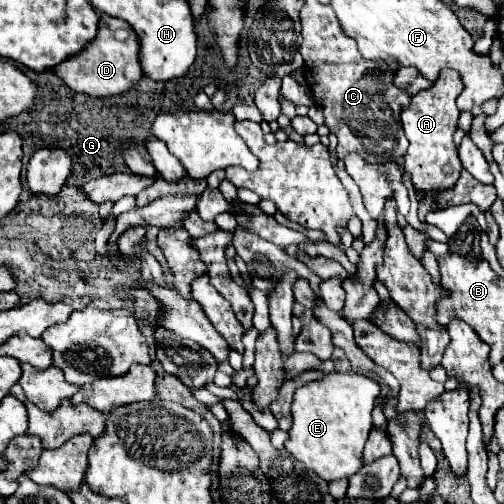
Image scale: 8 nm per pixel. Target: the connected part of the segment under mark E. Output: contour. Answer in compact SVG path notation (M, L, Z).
M328 373L324 379L298 387L292 401L292 427L286 449L324 481L350 477L362 467L362 449L372 429L370 413L378 393L380 385L360 373Z

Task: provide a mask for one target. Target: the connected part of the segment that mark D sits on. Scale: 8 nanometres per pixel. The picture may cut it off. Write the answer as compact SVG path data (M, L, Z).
M100 15L96 39L76 57L56 65L54 71L76 93L86 93L90 97L114 97L126 93L144 77L138 53L140 53L140 39L136 31L132 31L130 25L122 19Z

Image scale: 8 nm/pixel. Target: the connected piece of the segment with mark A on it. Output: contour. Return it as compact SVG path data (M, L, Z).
M442 69L438 81L430 89L416 93L410 105L404 107L400 113L404 133L410 141L408 151L404 155L404 171L410 173L412 183L418 191L450 189L460 177L462 163L458 159L452 135L458 127L460 111L456 107L456 97L462 89L464 85L460 81L460 75L454 69Z

